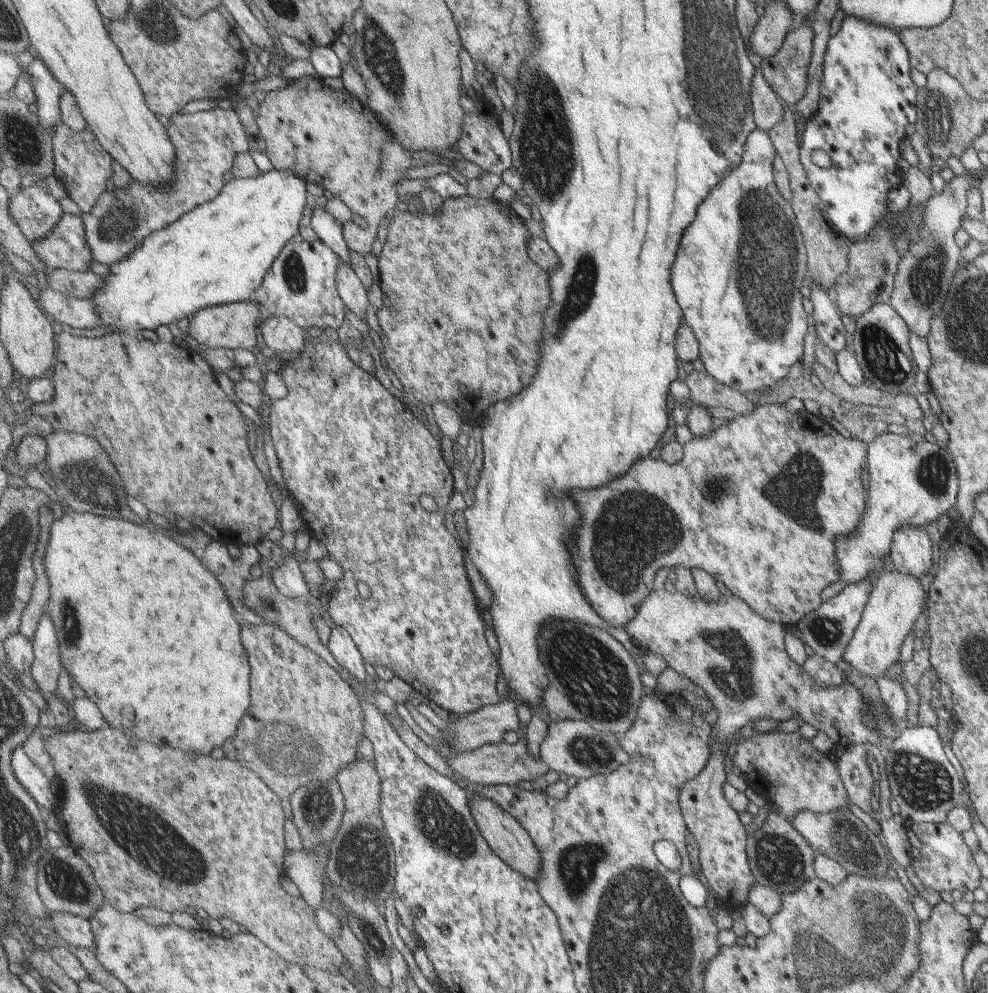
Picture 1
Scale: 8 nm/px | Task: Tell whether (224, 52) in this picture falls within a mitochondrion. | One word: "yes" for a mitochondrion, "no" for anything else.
no

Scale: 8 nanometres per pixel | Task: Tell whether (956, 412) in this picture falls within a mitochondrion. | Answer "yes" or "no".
no

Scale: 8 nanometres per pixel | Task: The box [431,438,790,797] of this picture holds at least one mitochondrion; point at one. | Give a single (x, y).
(632, 527)

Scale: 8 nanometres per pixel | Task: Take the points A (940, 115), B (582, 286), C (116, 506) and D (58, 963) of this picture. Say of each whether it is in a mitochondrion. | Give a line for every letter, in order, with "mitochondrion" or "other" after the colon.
A: mitochondrion
B: mitochondrion
C: other
D: other

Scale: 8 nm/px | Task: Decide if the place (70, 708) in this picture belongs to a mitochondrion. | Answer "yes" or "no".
no

